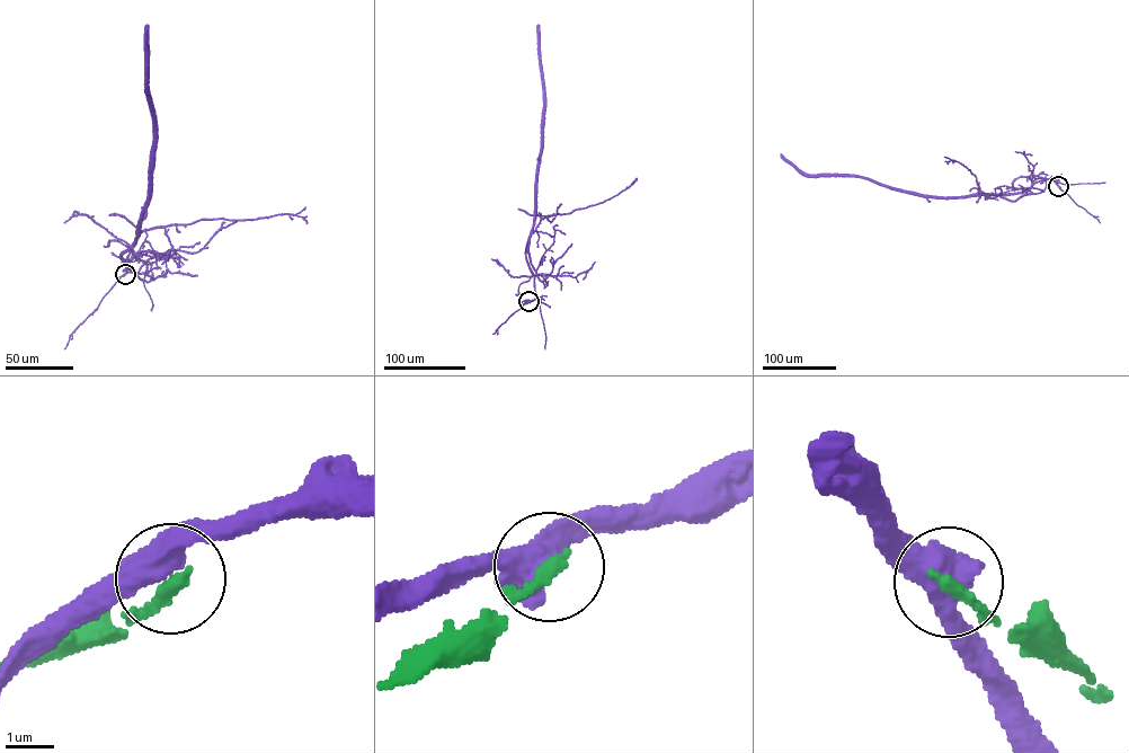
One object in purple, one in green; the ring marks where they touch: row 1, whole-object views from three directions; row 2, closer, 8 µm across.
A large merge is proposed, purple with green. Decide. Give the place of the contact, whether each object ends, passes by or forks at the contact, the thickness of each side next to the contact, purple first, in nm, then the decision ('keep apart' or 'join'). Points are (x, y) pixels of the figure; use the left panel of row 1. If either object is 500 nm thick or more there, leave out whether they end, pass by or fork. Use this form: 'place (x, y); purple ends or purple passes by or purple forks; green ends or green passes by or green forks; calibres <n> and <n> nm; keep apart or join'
place (125, 274); calibres 600 and 280 nm; keep apart

